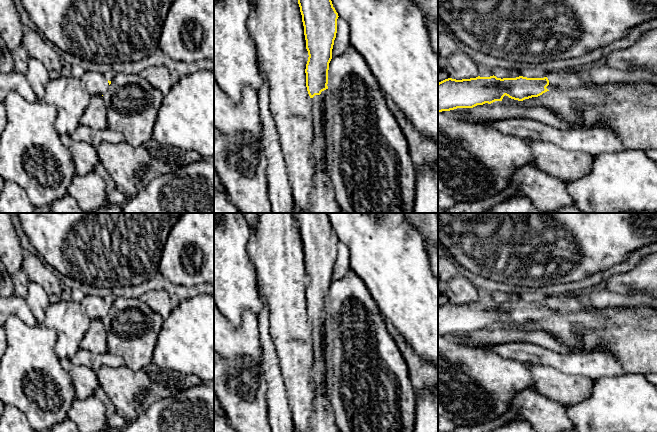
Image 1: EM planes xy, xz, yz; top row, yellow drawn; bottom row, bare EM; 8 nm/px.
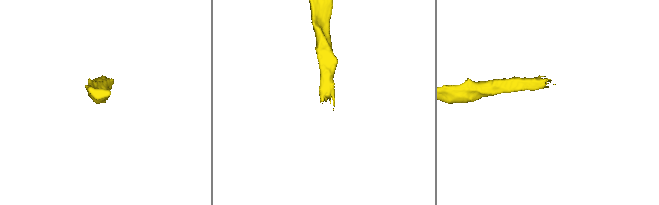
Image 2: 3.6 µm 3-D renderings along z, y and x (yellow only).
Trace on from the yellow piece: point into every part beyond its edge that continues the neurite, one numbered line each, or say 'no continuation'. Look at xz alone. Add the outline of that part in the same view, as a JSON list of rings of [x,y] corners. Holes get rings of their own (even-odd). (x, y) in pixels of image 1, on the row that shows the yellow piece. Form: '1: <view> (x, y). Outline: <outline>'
1: xz (322, 199). Outline: [[[328,89],[322,91],[320,95],[315,95],[311,100],[313,128],[310,142],[314,176],[309,193],[310,213],[340,213],[330,178],[333,144]]]

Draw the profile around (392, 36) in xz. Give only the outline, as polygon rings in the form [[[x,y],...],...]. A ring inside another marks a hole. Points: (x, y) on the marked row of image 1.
[[[331,0],[350,27],[350,45],[366,61],[382,92],[422,135],[438,144],[438,55],[433,51],[426,21],[412,0]]]

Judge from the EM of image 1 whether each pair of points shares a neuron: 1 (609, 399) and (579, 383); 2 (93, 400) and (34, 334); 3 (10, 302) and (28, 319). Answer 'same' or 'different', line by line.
1: different
2: different
3: same

